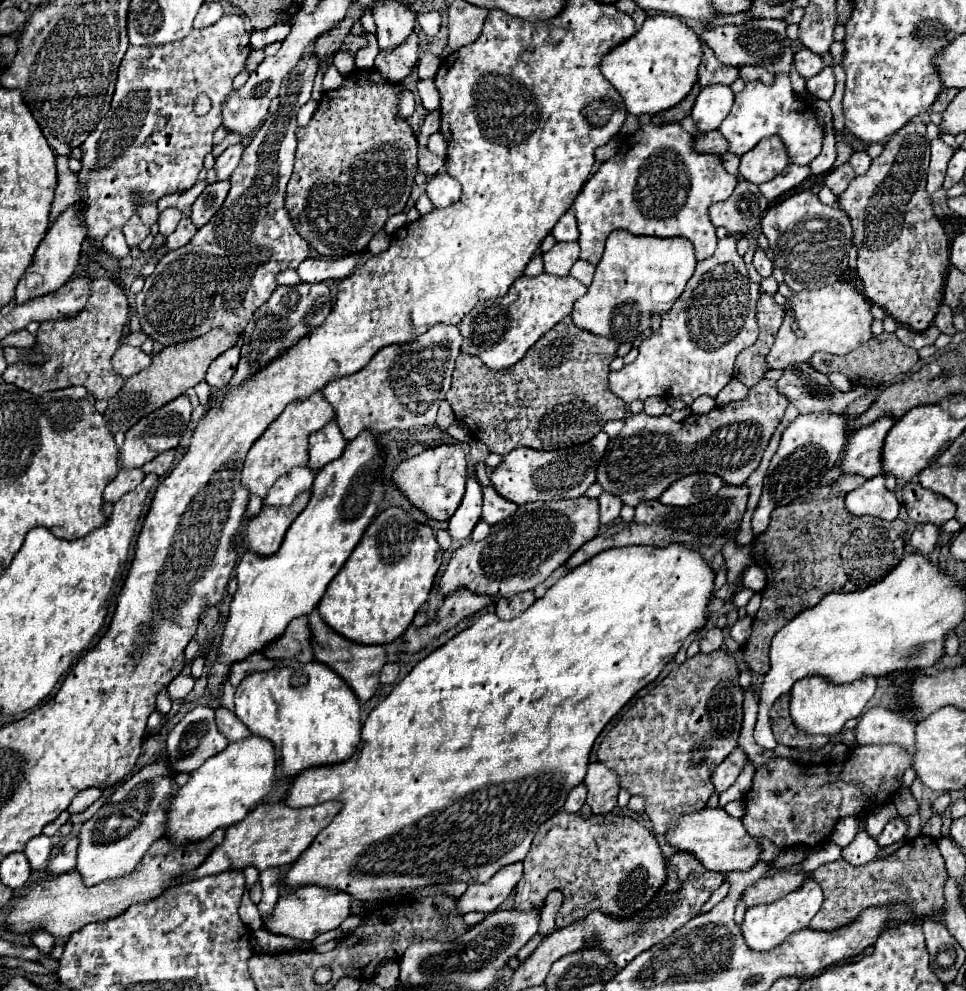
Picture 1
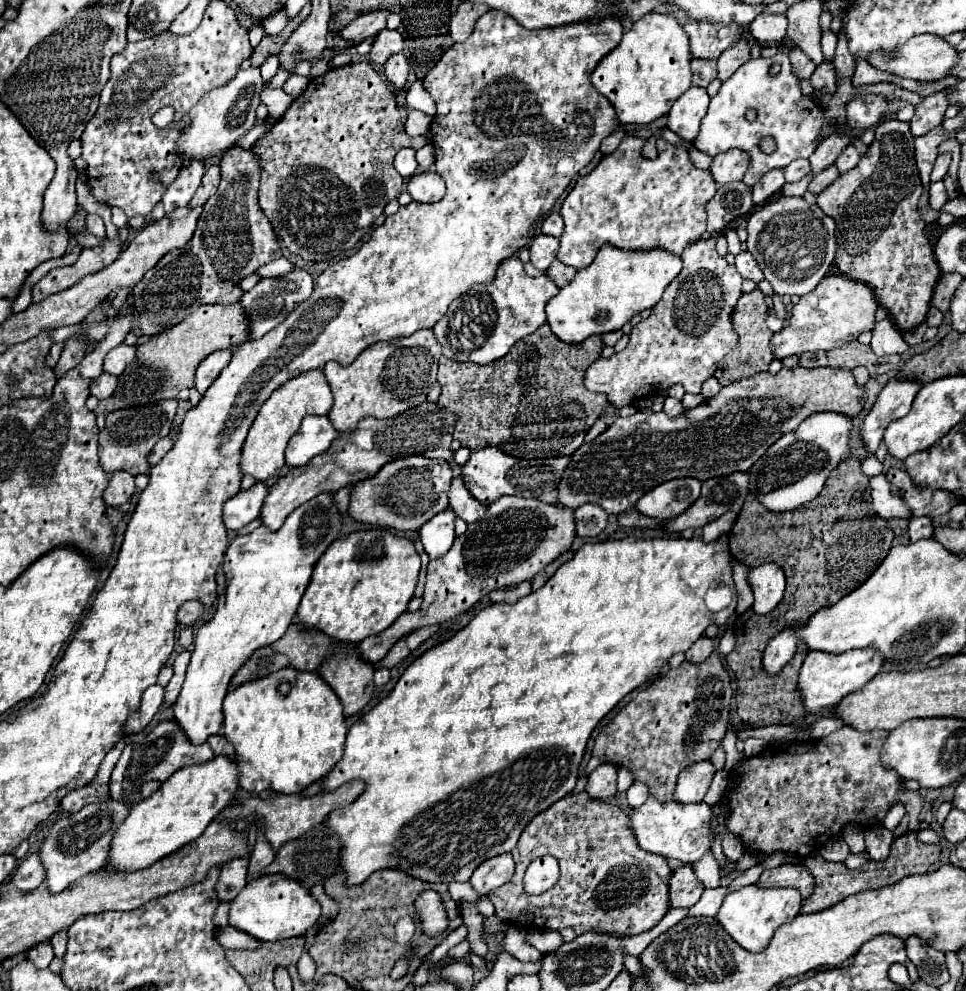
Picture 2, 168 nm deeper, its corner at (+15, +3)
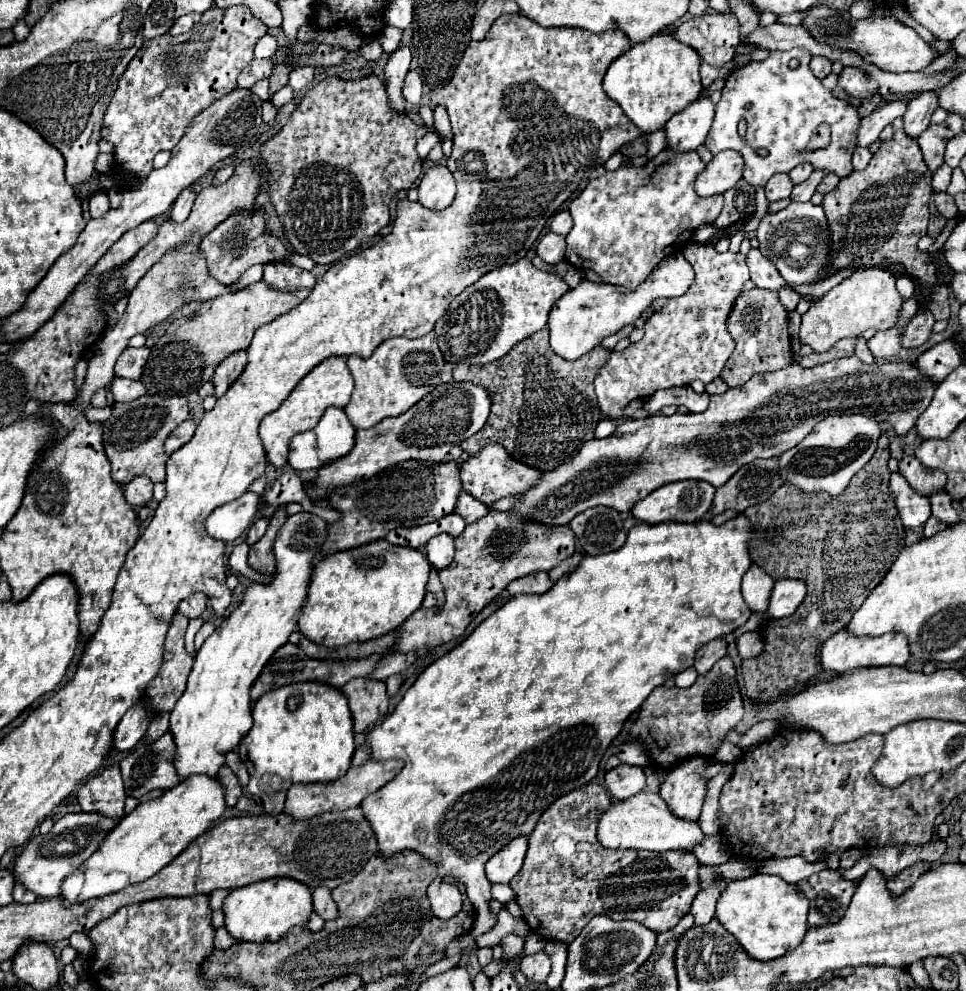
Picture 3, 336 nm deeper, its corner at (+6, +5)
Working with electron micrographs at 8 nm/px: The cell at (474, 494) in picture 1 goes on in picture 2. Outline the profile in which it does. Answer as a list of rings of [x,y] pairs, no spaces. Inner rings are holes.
[[[451,509],[437,513],[437,517],[429,519],[421,529],[419,529],[419,537],[421,543],[425,547],[425,553],[435,559],[435,557],[443,557],[455,539],[455,531],[453,531],[453,519],[455,513]]]

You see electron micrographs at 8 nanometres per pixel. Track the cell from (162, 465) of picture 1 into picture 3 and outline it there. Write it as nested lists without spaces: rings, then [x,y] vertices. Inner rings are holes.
[[[192,419],[184,421],[182,425],[178,425],[178,427],[172,431],[172,435],[166,439],[166,453],[172,455],[176,449],[180,449],[184,443],[188,443],[188,441],[192,439],[194,431],[196,431],[196,423],[194,423]]]

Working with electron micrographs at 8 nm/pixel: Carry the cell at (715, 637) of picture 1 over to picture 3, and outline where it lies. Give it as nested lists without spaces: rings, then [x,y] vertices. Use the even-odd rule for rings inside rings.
[[[714,639],[710,643],[706,643],[698,653],[696,653],[696,671],[702,675],[702,673],[708,673],[712,669],[712,665],[722,659],[726,655],[726,641],[724,639]]]

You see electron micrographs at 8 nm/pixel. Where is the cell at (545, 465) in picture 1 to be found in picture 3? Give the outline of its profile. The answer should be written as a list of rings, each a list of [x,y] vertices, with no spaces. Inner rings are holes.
[[[486,445],[482,451],[472,455],[460,467],[460,479],[462,479],[464,491],[468,491],[472,497],[476,497],[478,501],[482,501],[486,505],[492,505],[494,501],[498,501],[502,497],[528,491],[530,487],[534,487],[538,483],[538,479],[542,479],[542,475],[544,475],[544,471],[526,467],[524,463],[510,459],[510,455],[506,453],[506,449],[502,445]]]

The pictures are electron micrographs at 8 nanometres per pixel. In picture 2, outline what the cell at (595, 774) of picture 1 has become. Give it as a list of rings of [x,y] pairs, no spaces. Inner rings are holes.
[[[599,765],[587,781],[585,791],[593,799],[609,799],[617,795],[617,769],[613,765]]]

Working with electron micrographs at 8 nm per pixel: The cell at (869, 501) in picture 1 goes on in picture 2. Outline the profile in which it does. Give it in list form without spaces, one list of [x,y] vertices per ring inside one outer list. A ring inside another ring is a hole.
[[[885,475],[871,477],[873,509],[883,519],[911,519],[911,511],[903,501],[899,489],[887,481]]]

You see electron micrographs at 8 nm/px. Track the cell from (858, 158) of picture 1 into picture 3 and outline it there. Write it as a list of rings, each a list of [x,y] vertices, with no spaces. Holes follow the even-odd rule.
[[[856,147],[854,153],[852,153],[852,167],[854,169],[864,169],[872,159],[872,153],[864,147]]]

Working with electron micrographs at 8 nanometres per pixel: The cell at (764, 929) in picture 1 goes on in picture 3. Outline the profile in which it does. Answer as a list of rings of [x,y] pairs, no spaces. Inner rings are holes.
[[[758,873],[726,885],[716,905],[716,917],[742,943],[750,957],[770,961],[782,957],[804,939],[808,929],[808,907],[810,903],[796,885],[774,875]]]

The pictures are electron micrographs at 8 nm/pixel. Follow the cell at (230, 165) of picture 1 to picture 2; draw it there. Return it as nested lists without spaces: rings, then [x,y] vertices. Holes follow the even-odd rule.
[[[193,161],[193,163],[187,167],[187,175],[185,175],[185,169],[179,171],[179,175],[177,175],[175,181],[167,187],[163,199],[161,199],[167,215],[169,215],[173,209],[179,209],[179,207],[189,205],[193,193],[197,191],[197,187],[199,187],[199,183],[201,183],[203,173],[205,173],[203,161]]]

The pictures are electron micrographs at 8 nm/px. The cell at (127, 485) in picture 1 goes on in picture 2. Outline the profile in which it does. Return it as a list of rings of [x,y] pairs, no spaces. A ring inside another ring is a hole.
[[[117,471],[111,475],[109,487],[105,489],[103,499],[109,507],[119,507],[127,503],[133,493],[135,493],[135,477],[127,471]]]

